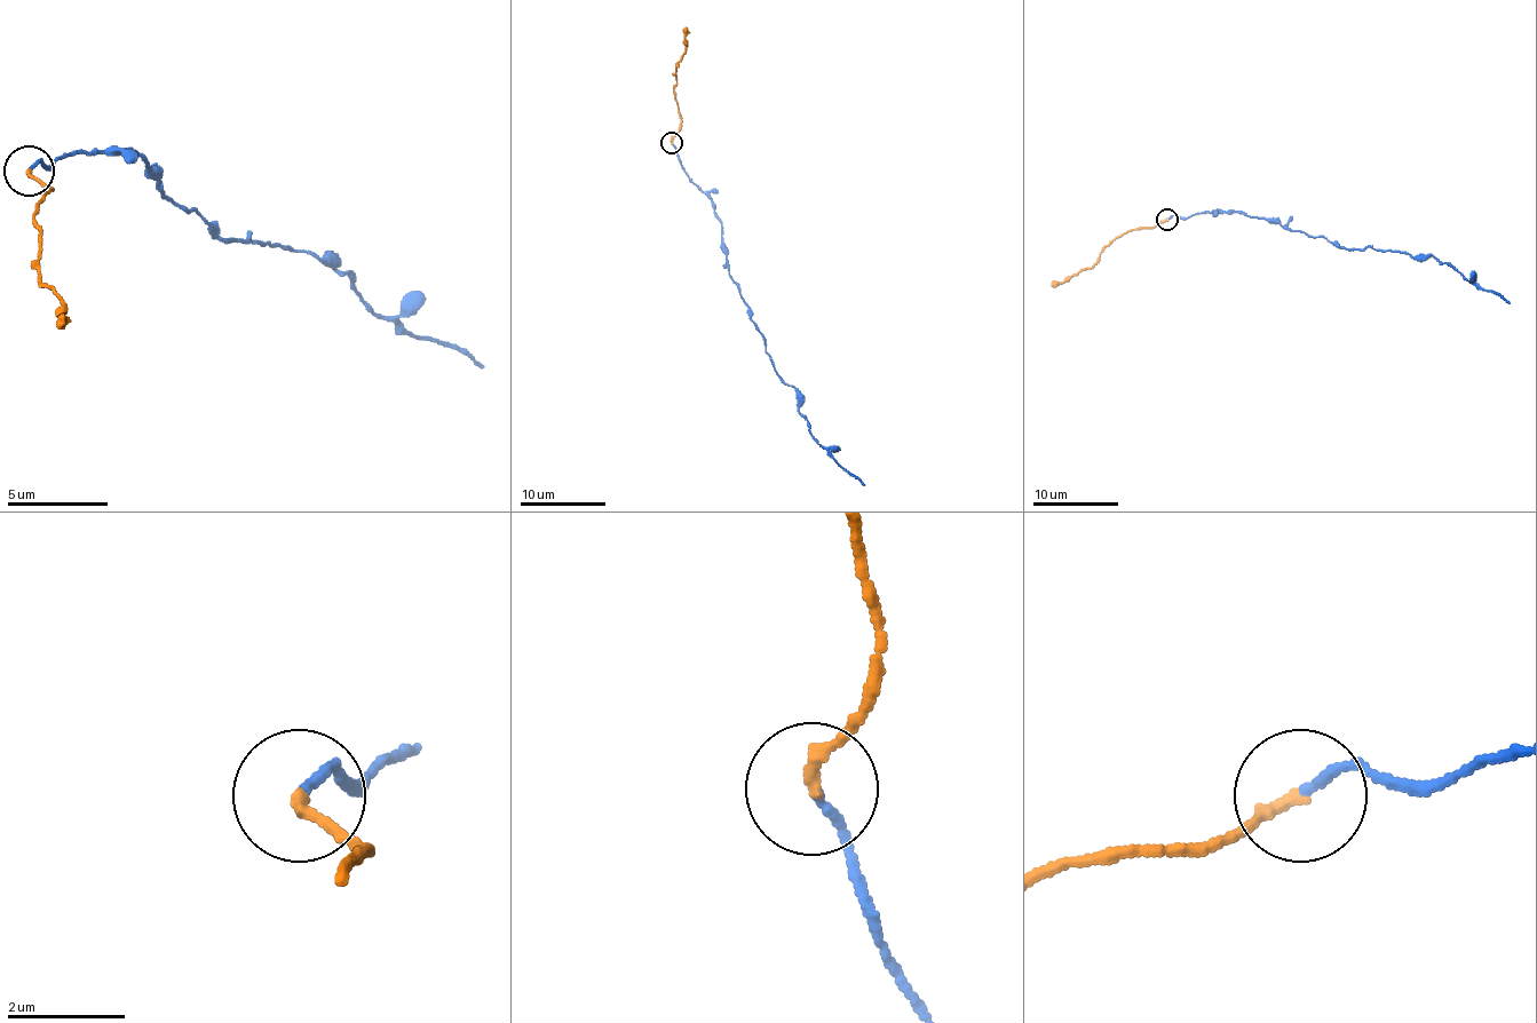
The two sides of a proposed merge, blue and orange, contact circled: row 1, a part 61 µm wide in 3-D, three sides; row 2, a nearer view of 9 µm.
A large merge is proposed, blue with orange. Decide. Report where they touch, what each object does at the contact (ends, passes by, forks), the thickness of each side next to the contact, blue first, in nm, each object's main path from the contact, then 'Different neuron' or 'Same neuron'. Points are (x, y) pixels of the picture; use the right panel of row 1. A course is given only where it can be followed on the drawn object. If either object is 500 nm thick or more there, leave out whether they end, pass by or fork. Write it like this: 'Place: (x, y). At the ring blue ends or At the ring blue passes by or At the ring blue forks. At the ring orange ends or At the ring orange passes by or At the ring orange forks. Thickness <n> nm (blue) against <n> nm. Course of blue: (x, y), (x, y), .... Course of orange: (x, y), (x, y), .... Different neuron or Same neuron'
Place: (1166, 220). At the ring blue ends. At the ring orange ends. Thickness 160 nm (blue) against 200 nm. Course of blue: (1167, 220), (1240, 212), (1274, 217), (1283, 227), (1345, 247), (1372, 246), (1435, 256), (1510, 303). Course of orange: (1167, 220), (1155, 227), (1131, 229), (1114, 239), (1094, 263), (1052, 286). Same neuron

